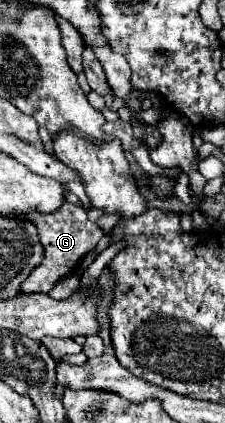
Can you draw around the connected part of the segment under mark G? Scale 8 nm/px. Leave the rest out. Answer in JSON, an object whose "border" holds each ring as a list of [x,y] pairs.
{"border":[[[63,203],[61,209],[57,213],[29,213],[27,219],[33,219],[33,223],[39,229],[39,237],[41,243],[45,247],[45,261],[23,281],[21,291],[39,291],[39,293],[49,293],[53,289],[53,285],[75,271],[75,267],[79,265],[79,261],[97,247],[99,239],[105,235],[93,221],[87,219],[87,211],[79,205],[71,205],[71,203]]]}

